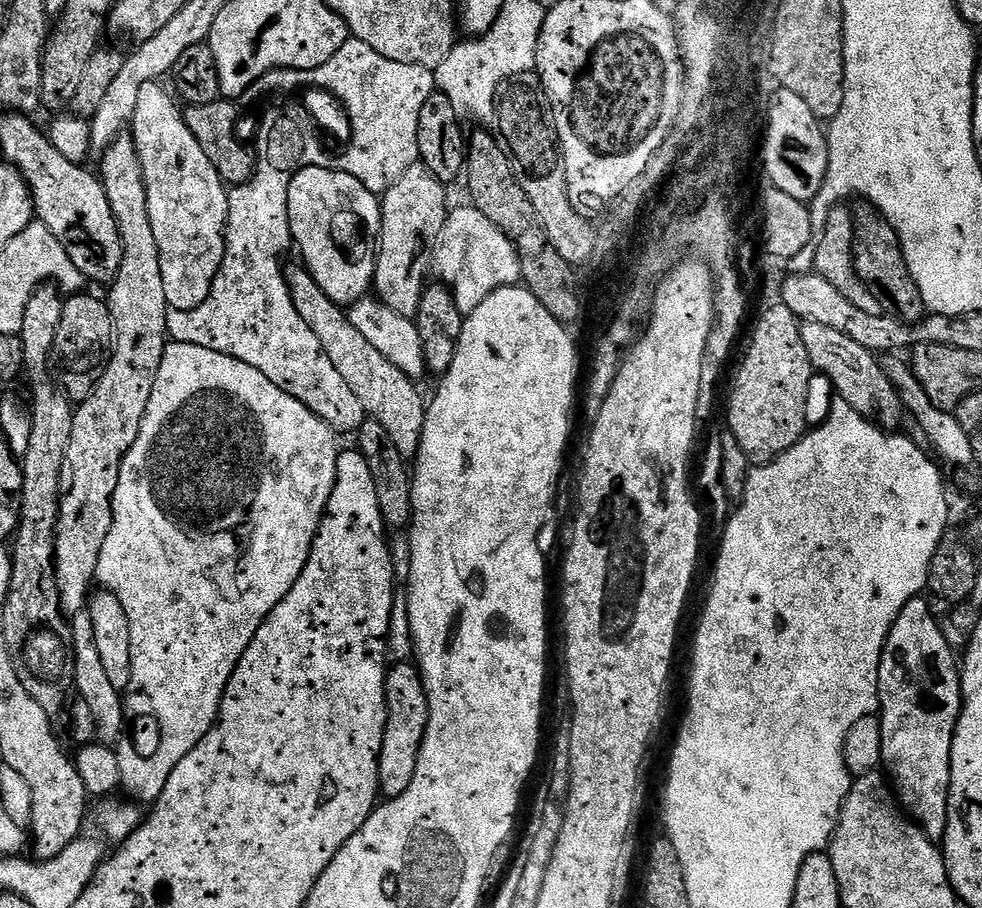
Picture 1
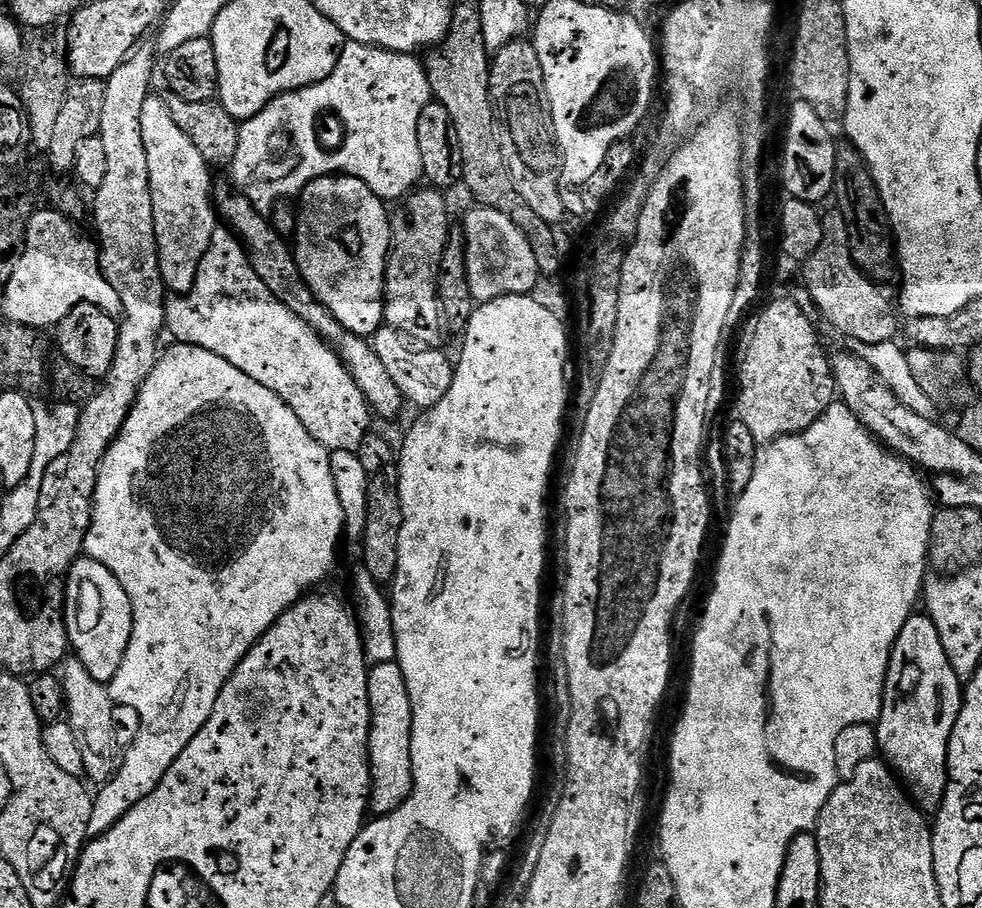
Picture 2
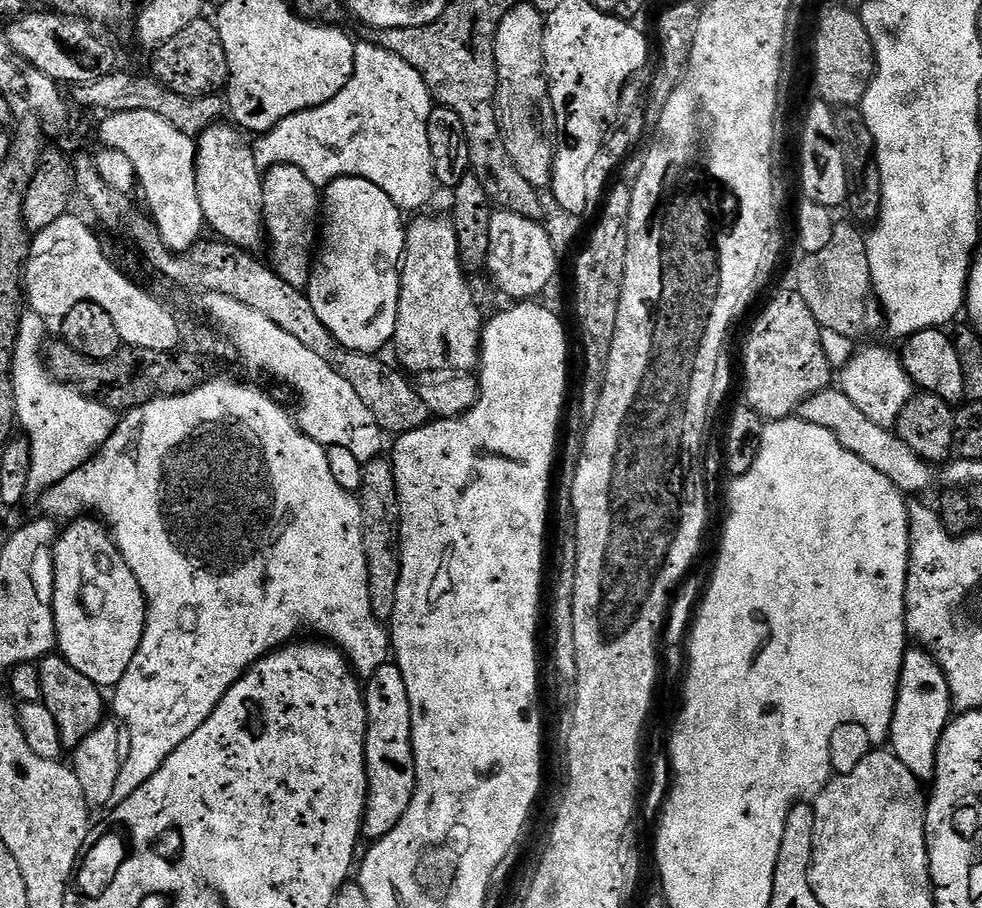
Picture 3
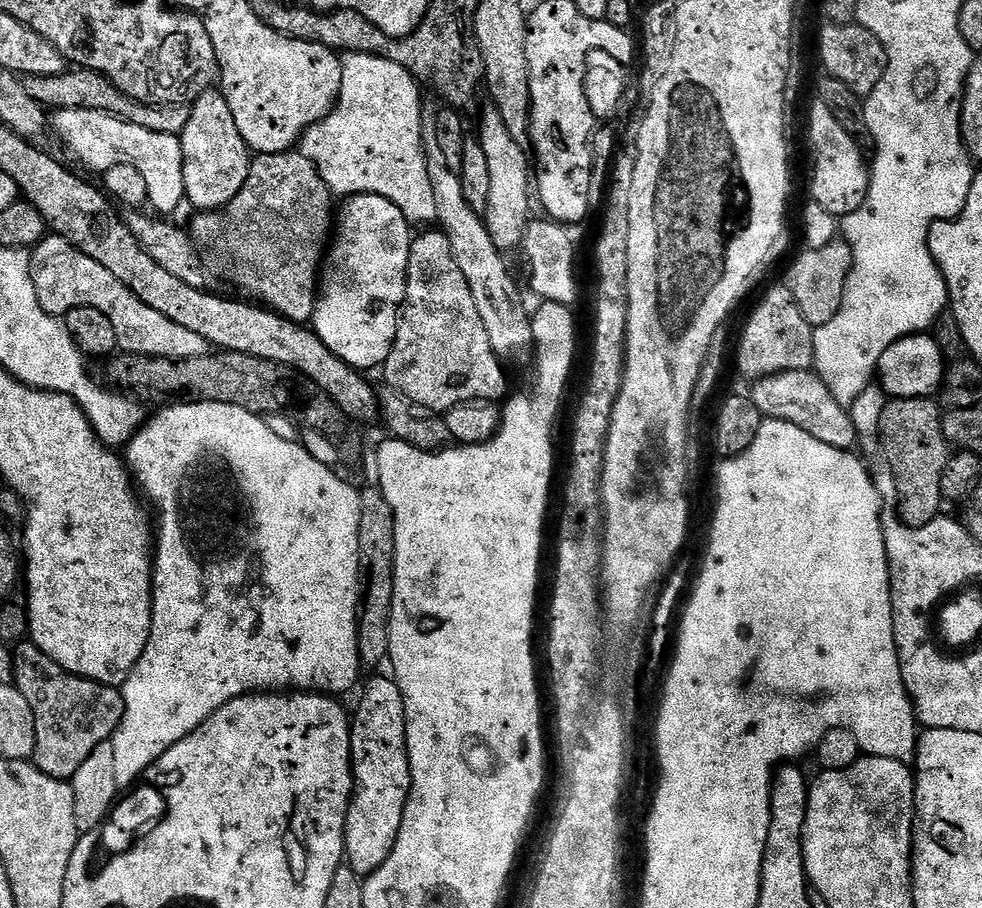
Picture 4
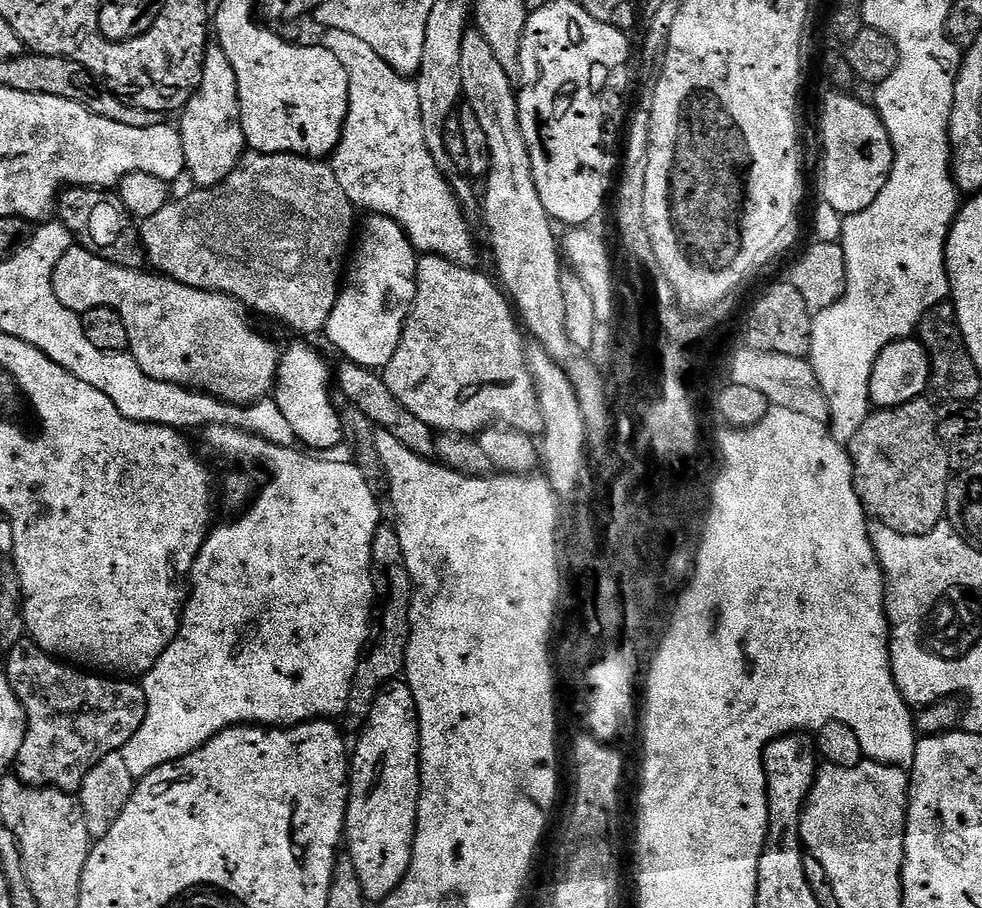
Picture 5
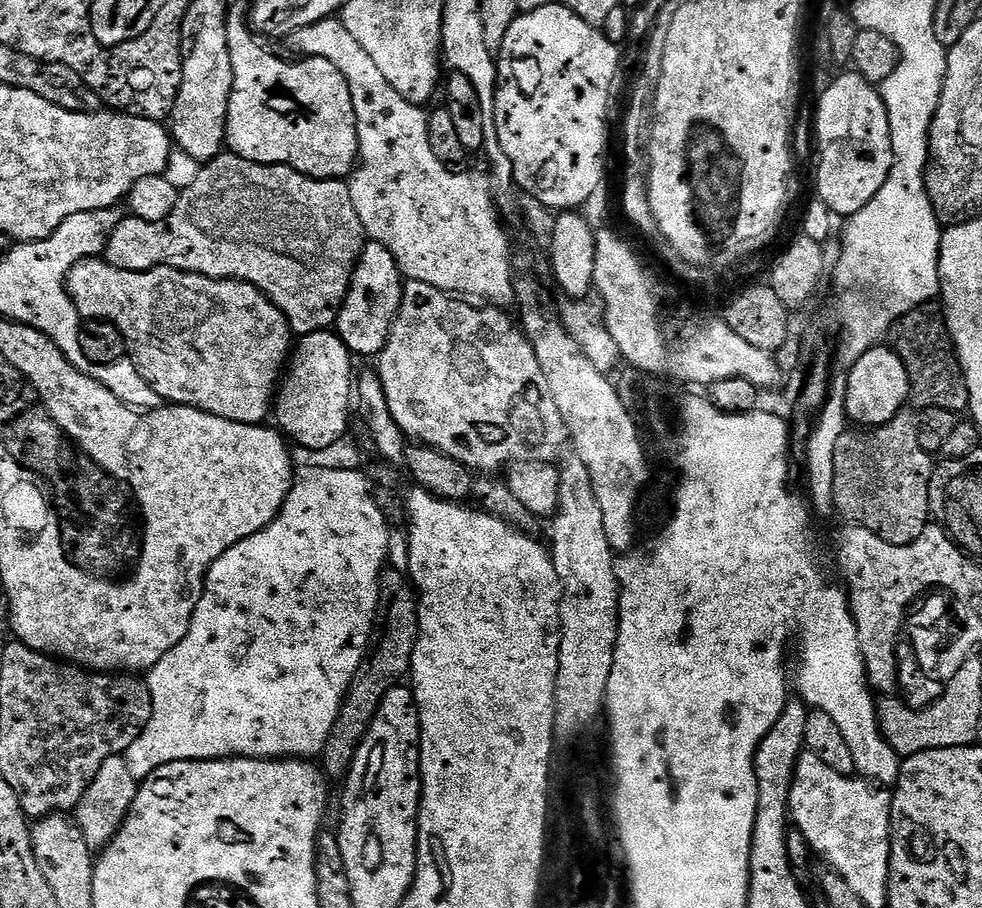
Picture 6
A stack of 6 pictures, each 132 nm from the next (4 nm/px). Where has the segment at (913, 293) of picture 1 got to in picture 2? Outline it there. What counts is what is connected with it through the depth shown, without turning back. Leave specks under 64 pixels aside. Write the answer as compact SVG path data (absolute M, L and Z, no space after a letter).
M846 138L836 146L836 182L834 185L835 207L840 210L848 227L849 250L853 261L869 280L885 286L898 276L898 256L894 251L894 233L872 171L860 157L860 151Z

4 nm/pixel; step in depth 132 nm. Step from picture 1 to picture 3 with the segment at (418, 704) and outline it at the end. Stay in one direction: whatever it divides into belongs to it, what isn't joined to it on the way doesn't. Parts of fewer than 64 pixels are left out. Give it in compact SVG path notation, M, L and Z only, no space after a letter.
M385 662L375 674L367 677L366 687L362 692L364 712L368 723L364 729L364 773L367 776L366 799L362 815L362 836L368 842L382 839L394 826L398 826L400 816L406 814L410 806L412 791L416 785L416 763L412 757L412 719L406 686L395 663Z

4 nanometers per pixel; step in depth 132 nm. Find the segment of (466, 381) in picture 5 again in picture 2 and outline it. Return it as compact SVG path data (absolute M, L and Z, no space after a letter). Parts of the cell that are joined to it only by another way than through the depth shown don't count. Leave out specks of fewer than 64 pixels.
M431 186L421 187L405 196L397 207L401 208L390 216L392 245L388 251L388 269L384 275L384 319L387 327L420 346L439 345L440 335L446 332L436 291L439 262L450 235L448 204L444 196L443 191Z

